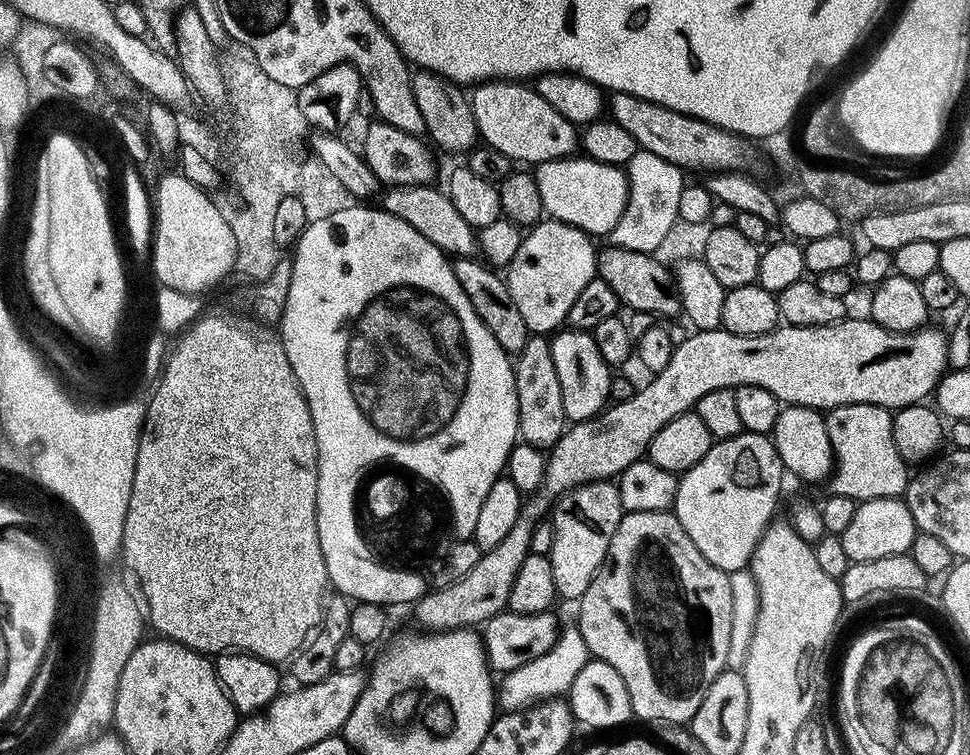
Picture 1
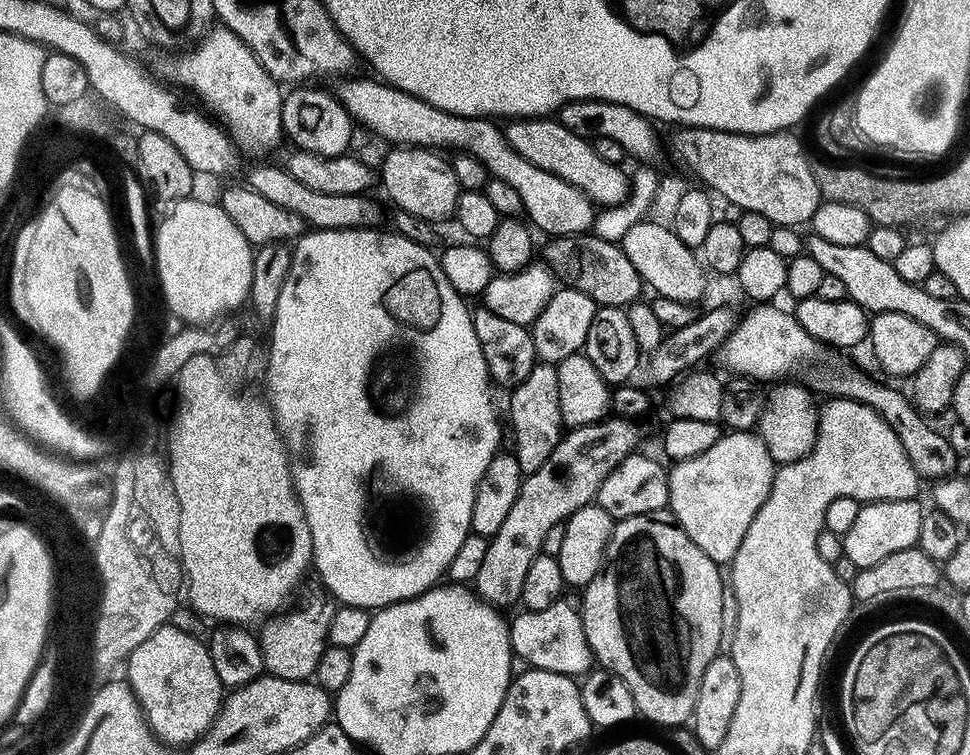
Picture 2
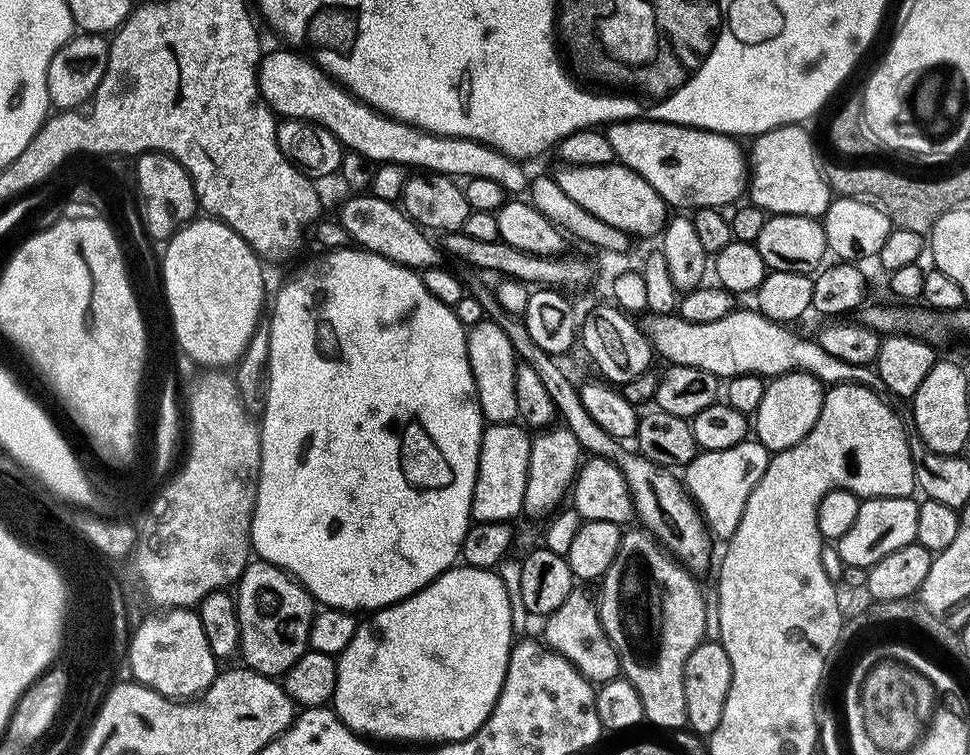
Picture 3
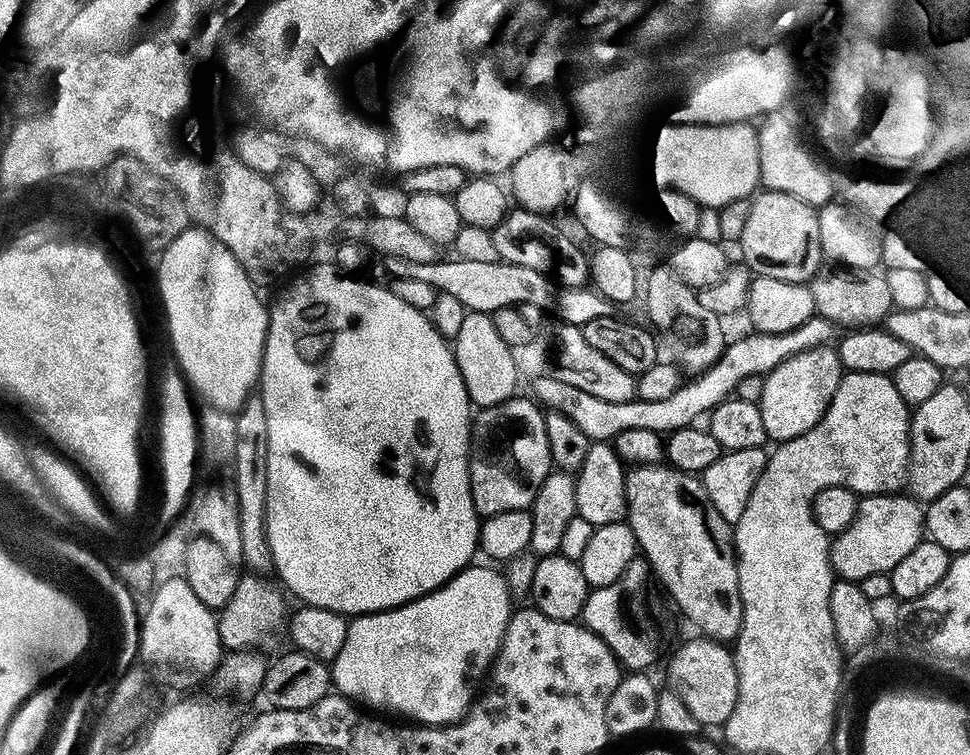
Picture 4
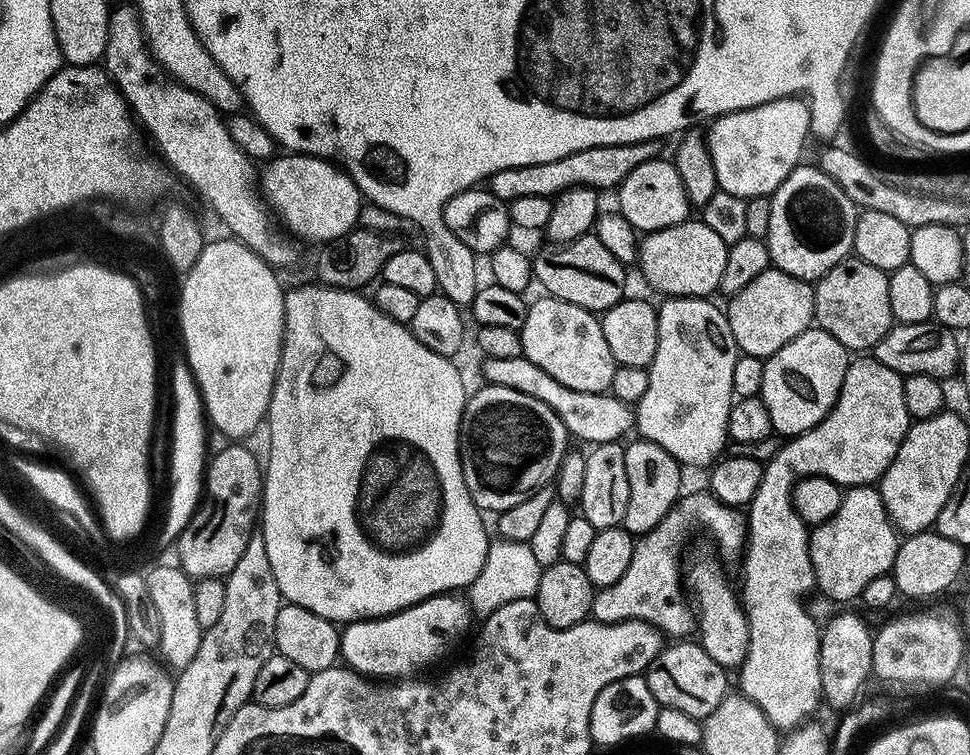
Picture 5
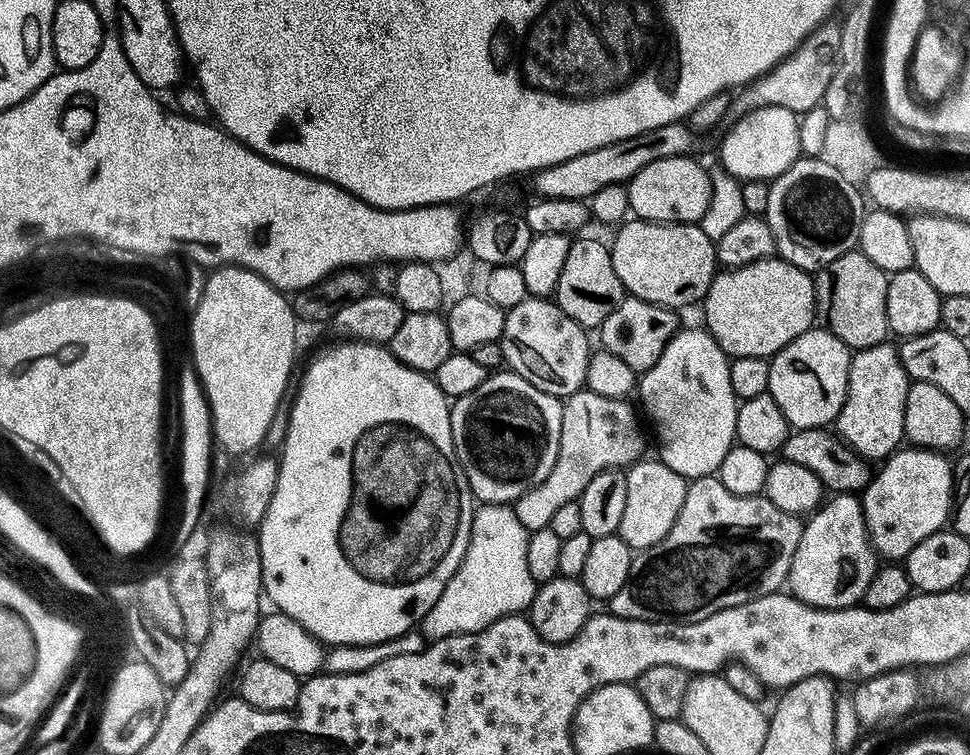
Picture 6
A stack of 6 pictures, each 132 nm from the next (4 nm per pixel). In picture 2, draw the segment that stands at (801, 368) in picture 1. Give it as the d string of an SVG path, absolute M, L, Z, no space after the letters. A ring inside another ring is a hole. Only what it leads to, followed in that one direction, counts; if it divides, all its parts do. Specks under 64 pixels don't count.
M612 414L593 424L581 424L565 431L554 454L550 454L538 470L525 475L518 499L502 521L502 530L489 539L486 559L474 581L476 595L500 610L519 601L522 581L534 558L544 551L542 541L546 539L546 533L567 520L574 510L593 503L598 486L606 482L606 474L639 449L636 447L640 444L640 428L636 424L639 423L635 419Z

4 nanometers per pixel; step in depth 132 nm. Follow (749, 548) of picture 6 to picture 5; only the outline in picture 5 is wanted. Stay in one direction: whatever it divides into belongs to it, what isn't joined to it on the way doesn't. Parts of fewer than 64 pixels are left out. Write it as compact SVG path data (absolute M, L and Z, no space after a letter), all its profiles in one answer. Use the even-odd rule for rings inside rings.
M708 490L692 492L689 496L688 493L681 495L680 499L676 501L676 506L666 514L666 518L662 518L662 522L658 522L658 526L654 530L644 533L636 540L632 561L630 566L626 566L626 574L622 574L622 578L618 578L618 582L614 582L614 586L601 588L593 595L591 619L603 624L617 624L623 620L641 620L659 628L665 637L687 637L684 635L697 627L697 617L690 607L690 600L686 595L685 585L682 583L682 568L680 572L680 551L683 550L684 543L688 540L688 527L691 524L701 524L702 527L708 528L709 534L716 539L721 554L728 560L739 561L746 548L746 520L741 513L739 516L736 512L739 511L735 507L723 504Z

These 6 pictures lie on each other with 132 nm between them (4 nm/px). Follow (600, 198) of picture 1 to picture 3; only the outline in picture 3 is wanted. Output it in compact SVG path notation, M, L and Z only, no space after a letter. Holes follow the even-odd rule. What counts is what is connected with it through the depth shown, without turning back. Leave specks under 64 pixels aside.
M279 46L273 52L265 51L256 71L260 96L277 117L285 120L308 120L324 127L347 151L356 151L373 165L400 164L407 170L437 172L443 176L461 178L490 178L498 182L505 193L520 194L529 187L530 176L524 173L525 165L490 146L470 138L436 136L413 124L395 120L364 104L353 96L344 85L322 71L315 59L308 60L299 51L288 46Z

